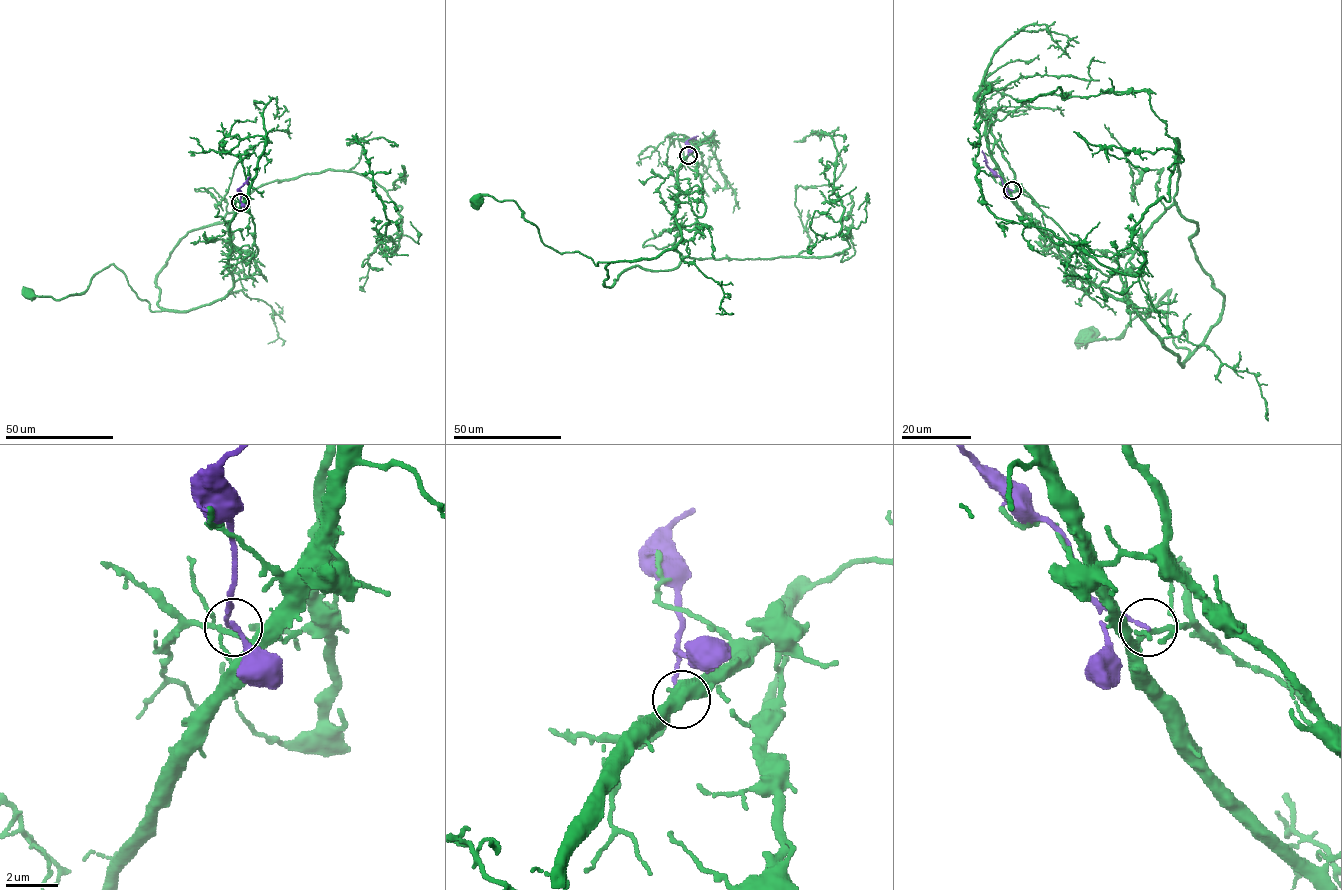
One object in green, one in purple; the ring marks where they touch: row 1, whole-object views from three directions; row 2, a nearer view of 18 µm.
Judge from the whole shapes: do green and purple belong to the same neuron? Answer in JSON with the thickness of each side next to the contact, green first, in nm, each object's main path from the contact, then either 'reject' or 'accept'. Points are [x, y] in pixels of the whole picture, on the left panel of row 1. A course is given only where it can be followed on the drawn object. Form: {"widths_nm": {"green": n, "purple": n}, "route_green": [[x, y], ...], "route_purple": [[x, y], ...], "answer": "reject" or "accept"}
{"widths_nm": {"green": 170, "purple": 130}, "route_green": [[240, 202], [230, 225], [233, 288], [210, 304], [152, 311], [110, 264], [80, 293], [55, 300], [27, 292]], "route_purple": [[240, 202], [239, 188], [250, 177]], "answer": "reject"}

